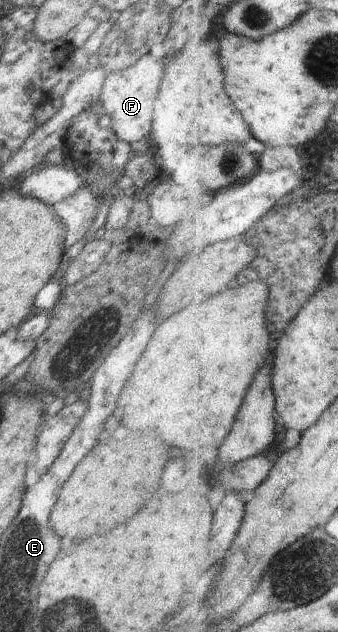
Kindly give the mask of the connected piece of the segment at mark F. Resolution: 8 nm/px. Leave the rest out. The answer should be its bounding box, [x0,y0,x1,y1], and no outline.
[99,54,163,144]

